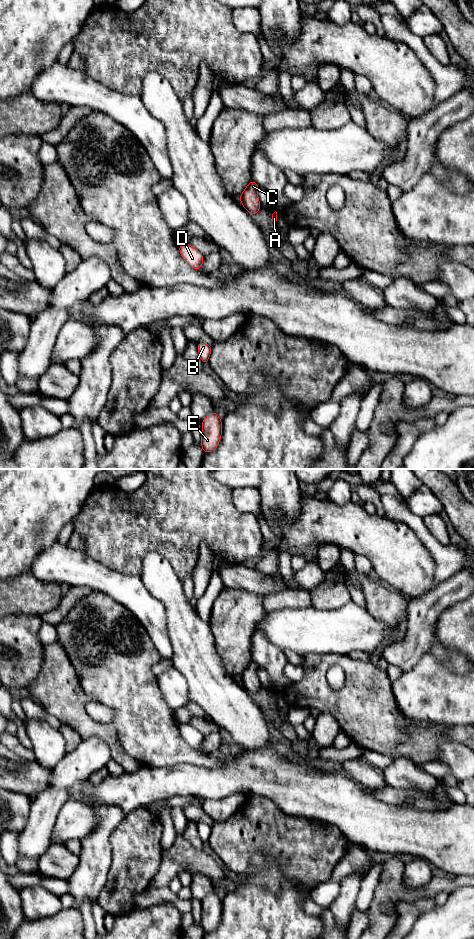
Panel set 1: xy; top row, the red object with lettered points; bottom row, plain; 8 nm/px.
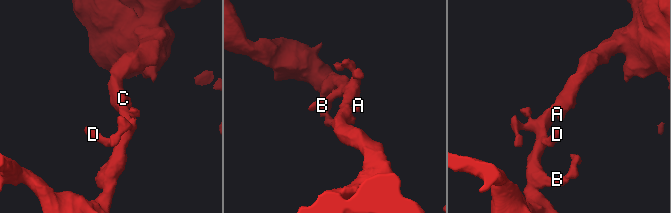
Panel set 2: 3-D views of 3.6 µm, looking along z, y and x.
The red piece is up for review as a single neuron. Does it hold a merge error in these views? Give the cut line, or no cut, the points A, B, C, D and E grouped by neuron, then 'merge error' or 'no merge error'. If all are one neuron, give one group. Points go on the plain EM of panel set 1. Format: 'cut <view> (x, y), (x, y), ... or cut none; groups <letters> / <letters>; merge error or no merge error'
cut none; groups A B C D E; no merge error

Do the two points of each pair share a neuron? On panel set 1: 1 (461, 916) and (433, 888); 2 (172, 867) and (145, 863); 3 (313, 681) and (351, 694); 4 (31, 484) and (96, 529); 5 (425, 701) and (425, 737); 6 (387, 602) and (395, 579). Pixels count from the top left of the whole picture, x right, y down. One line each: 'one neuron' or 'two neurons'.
1: two neurons
2: two neurons
3: one neuron
4: two neurons
5: two neurons
6: two neurons

